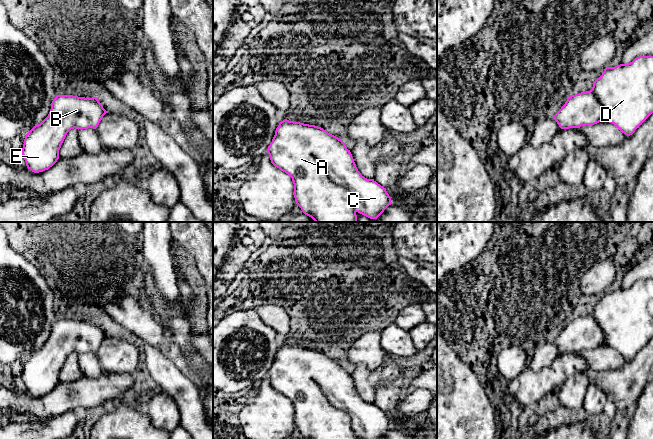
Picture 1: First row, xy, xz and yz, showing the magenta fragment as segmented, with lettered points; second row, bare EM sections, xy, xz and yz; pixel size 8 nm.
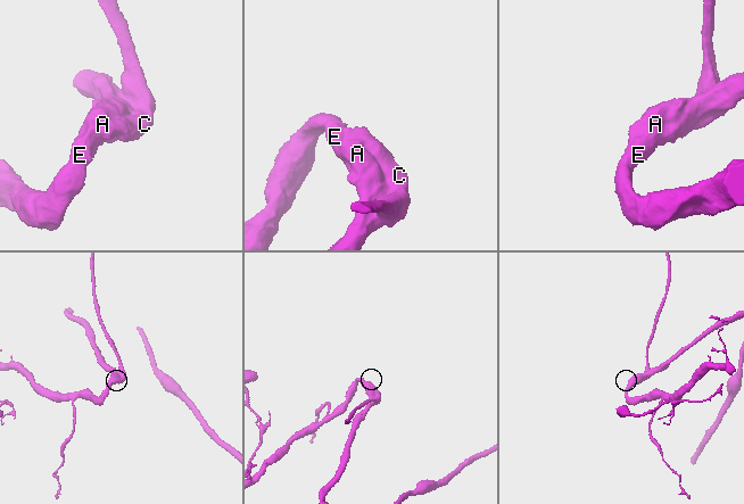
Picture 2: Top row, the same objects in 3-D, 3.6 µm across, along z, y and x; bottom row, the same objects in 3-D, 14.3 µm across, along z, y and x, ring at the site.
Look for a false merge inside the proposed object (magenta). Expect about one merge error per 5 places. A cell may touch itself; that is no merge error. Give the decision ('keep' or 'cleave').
keep

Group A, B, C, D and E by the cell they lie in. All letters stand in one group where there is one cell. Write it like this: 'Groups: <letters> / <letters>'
Groups: A B C D E

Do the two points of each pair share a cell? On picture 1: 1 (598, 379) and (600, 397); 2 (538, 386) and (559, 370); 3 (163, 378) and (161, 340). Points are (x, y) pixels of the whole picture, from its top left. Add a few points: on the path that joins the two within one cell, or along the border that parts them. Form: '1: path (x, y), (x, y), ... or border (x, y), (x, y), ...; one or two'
1: border (589, 383), (597, 385), (608, 396); two
2: path (543, 381), (554, 372); one
3: border (144, 343), (148, 343), (158, 349); two

